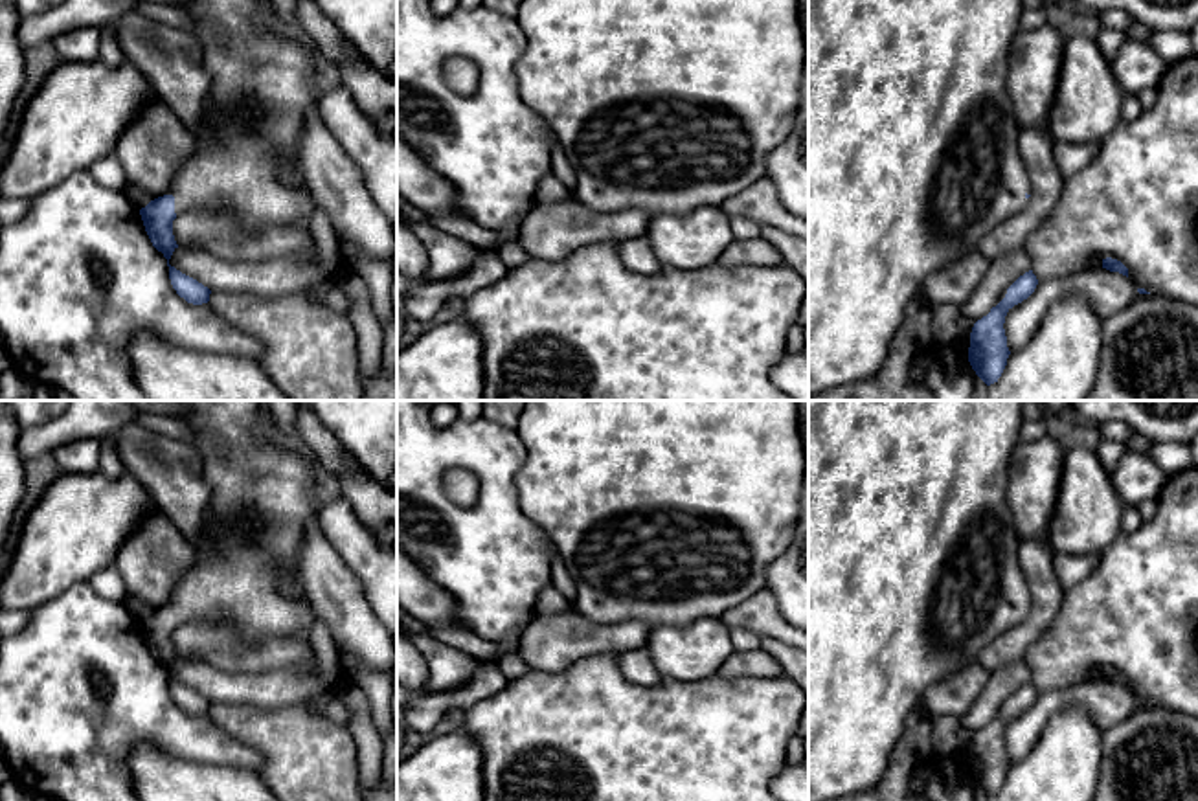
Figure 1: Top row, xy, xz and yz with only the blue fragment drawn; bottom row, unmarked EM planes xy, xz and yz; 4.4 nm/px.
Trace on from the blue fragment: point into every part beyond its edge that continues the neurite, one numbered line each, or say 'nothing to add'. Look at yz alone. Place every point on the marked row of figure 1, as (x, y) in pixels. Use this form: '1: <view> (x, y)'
1: yz (914, 149)

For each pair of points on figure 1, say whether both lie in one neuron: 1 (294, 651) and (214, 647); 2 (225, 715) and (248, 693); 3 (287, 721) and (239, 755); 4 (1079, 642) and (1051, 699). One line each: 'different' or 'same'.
1: same
2: different
3: different
4: different

